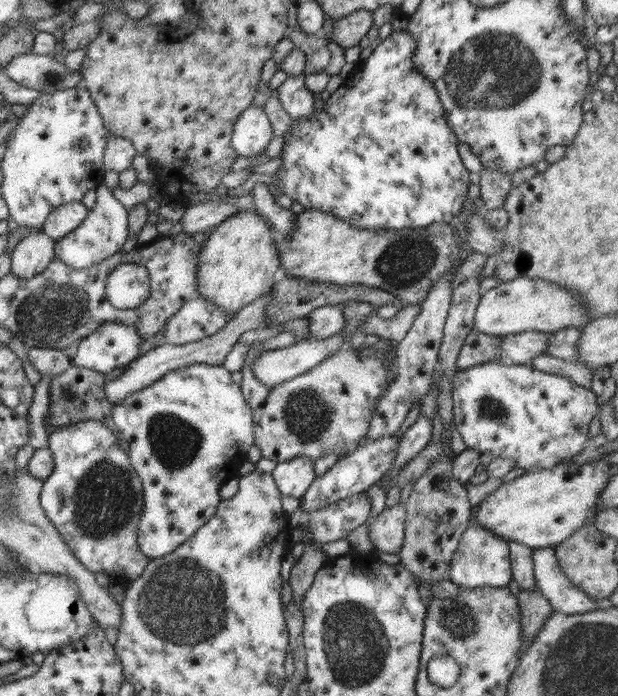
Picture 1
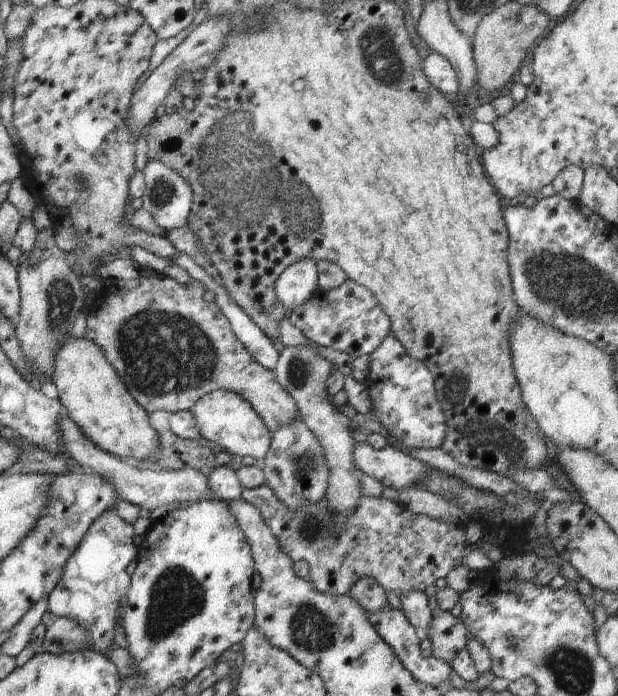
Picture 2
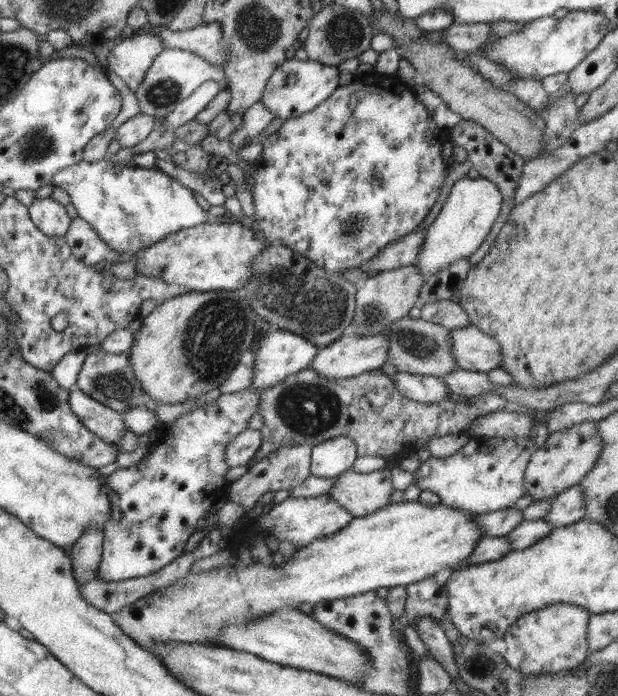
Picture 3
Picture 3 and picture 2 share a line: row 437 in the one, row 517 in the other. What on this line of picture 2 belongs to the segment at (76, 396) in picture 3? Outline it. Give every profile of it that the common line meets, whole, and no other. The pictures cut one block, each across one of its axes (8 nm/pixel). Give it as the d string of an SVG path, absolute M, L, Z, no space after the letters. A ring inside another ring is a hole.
M105 509L84 534L65 565L62 579L47 599L51 614L80 624L86 630L92 650L105 656L113 648L114 626L119 622L120 610L131 584L126 569L132 561L137 561L138 546L134 537L133 524L120 518L114 509Z

